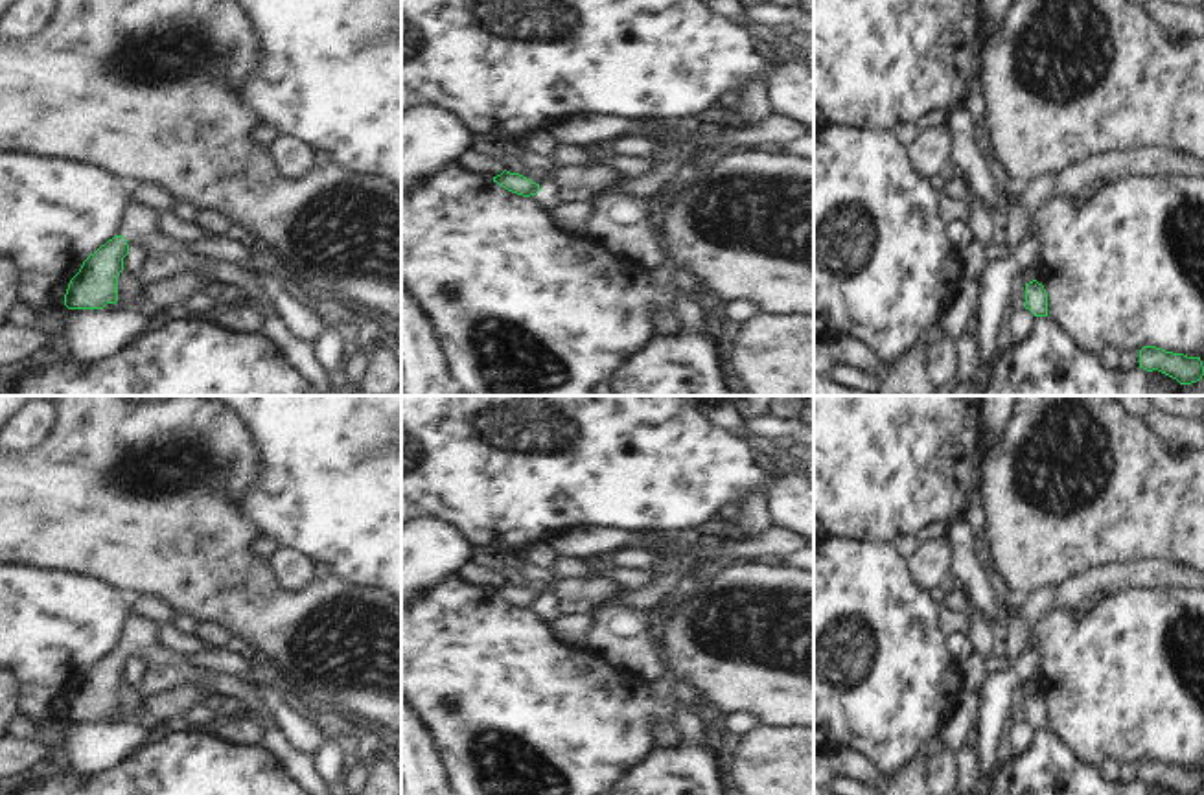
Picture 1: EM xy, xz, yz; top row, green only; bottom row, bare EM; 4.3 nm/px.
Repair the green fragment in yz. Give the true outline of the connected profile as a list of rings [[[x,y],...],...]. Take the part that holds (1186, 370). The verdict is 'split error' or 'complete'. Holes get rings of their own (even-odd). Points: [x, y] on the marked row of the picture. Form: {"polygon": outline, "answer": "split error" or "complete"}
{"polygon": [[[1143,346],[1140,350],[1140,368],[1147,372],[1158,370],[1176,379],[1180,385],[1197,383],[1204,375],[1204,366],[1200,357],[1173,353],[1156,346]]], "answer": "complete"}

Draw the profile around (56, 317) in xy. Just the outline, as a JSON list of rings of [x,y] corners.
[[[59,304],[57,307],[50,309],[39,318],[39,326],[52,333],[53,329],[66,324],[68,307],[64,304]]]

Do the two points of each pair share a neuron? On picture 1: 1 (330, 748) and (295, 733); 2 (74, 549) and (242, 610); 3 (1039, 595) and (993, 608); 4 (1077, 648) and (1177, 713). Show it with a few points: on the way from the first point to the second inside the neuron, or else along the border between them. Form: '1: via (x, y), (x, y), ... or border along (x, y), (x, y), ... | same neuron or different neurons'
1: border along (324, 737), (312, 751) | different neurons
2: via (116, 549), (170, 549), (199, 578) | same neuron
3: border along (1028, 595), (1026, 613), (1017, 617), (1002, 633) | different neurons
4: via (1101, 672), (1116, 678), (1142, 678), (1153, 689) | same neuron

